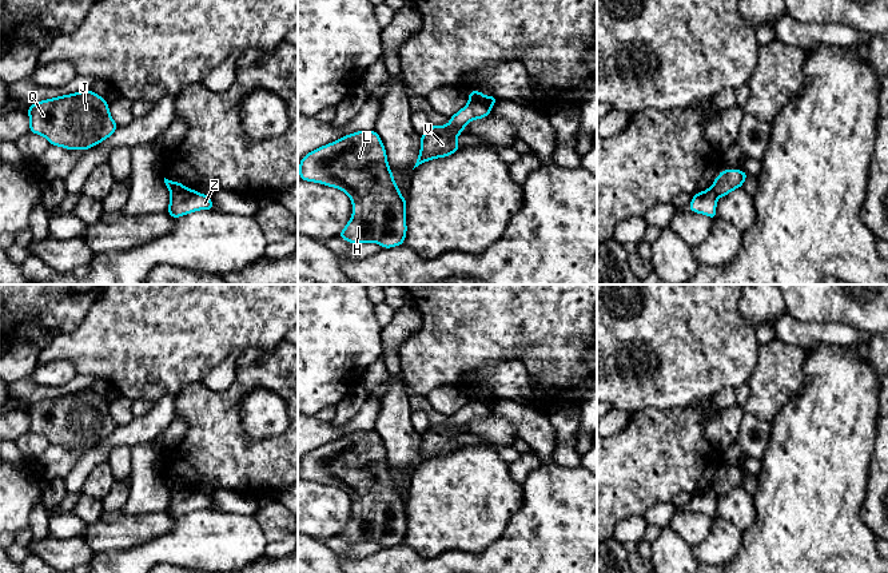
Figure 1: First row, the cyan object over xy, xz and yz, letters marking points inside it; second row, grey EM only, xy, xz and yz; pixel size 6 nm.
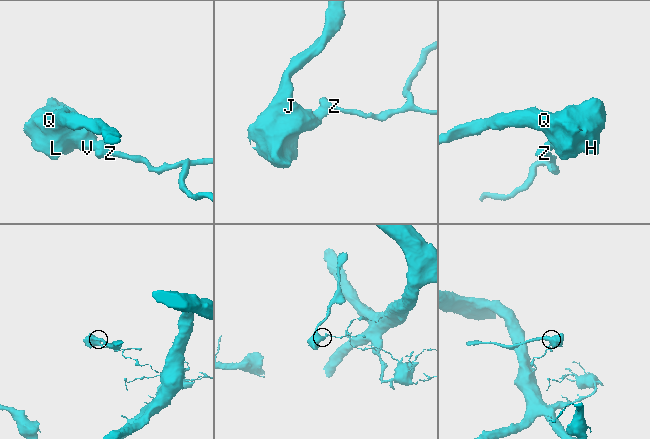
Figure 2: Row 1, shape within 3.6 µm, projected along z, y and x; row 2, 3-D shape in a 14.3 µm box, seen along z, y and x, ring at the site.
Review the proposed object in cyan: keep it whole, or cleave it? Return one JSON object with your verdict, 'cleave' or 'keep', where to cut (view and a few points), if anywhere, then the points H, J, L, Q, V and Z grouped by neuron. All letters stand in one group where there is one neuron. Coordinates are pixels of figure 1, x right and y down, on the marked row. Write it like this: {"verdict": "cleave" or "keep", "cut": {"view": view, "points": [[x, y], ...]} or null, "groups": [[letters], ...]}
{"verdict": "cleave", "cut": {"view": "xz", "points": [[470, 100], [486, 103], [490, 107]]}, "groups": [["H", "J", "L", "Q", "V"], ["Z"]]}

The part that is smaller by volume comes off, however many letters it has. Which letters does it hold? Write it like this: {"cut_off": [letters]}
{"cut_off": ["H", "J", "L", "Q", "V"]}

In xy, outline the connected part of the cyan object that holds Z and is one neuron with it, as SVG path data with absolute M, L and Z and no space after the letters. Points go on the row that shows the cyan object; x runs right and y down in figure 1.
M195 190L171 192L167 212L174 218L179 218L199 210L214 210L210 196Z

